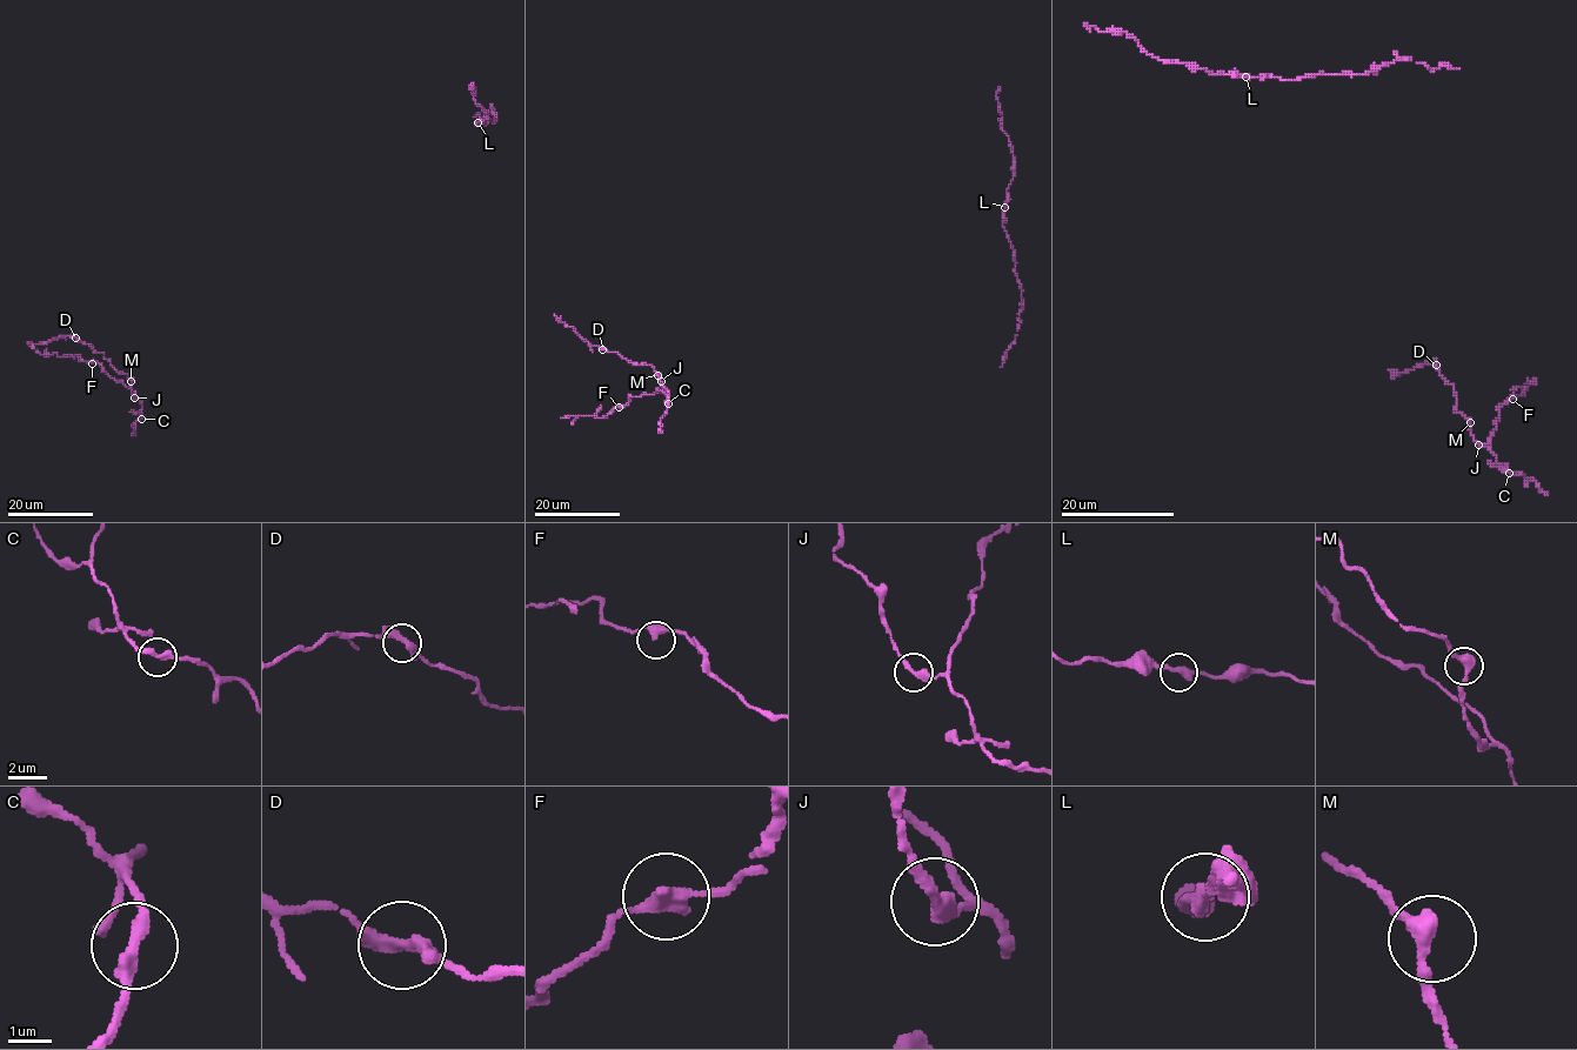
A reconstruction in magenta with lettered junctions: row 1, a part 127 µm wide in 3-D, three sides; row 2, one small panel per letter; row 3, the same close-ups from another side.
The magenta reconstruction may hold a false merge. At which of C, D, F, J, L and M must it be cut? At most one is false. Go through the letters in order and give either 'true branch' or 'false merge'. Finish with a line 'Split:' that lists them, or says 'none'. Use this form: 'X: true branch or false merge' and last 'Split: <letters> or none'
C: true branch
D: true branch
F: true branch
J: true branch
L: true branch
M: true branch
Split: none

